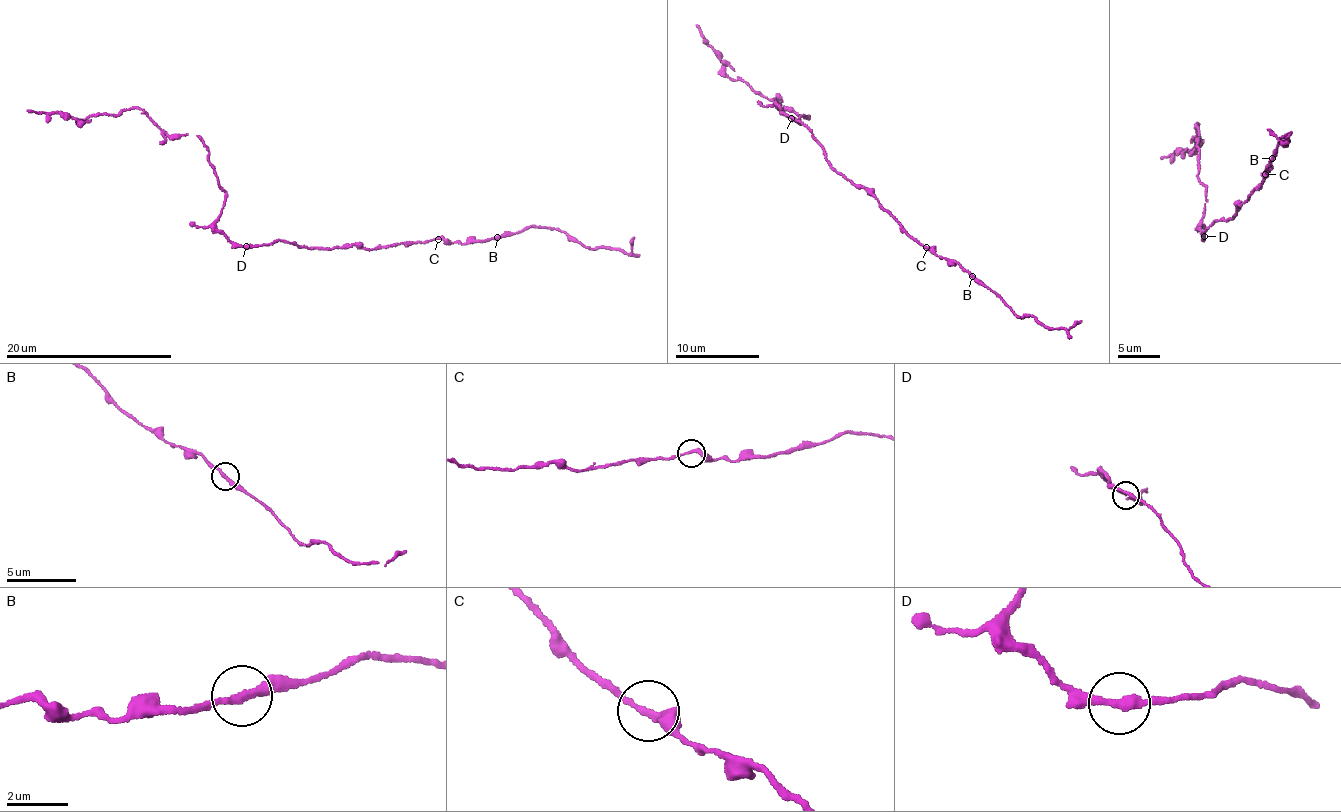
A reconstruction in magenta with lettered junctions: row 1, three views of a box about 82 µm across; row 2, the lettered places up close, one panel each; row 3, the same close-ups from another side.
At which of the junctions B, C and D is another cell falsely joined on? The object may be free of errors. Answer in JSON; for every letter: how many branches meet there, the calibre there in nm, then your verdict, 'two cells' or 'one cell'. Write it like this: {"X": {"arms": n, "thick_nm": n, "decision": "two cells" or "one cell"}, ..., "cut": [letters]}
{"B": {"arms": 2, "thick_nm": 260, "decision": "one cell"}, "C": {"arms": 2, "thick_nm": 240, "decision": "one cell"}, "D": {"arms": 2, "thick_nm": 240, "decision": "one cell"}, "cut": []}

